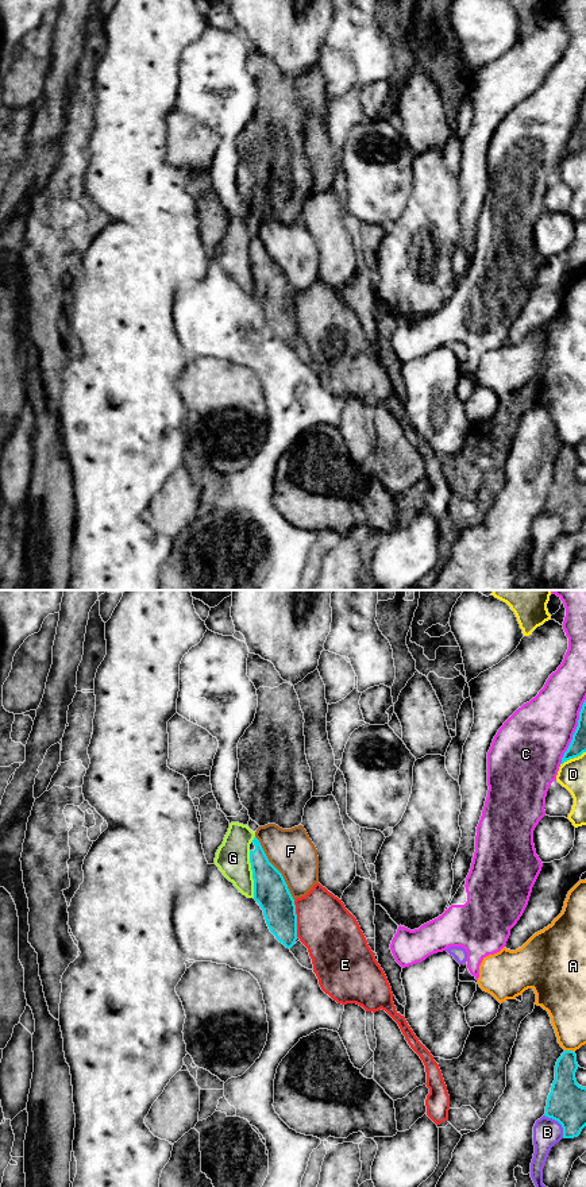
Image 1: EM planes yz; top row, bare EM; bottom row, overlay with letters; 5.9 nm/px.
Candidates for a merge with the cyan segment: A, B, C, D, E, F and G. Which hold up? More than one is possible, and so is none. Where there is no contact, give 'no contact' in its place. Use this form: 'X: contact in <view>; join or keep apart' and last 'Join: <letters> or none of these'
A: contact in yz; keep apart
B: contact in yz; keep apart
C: contact in yz; keep apart
D: contact in yz; keep apart
E: contact in yz; keep apart
F: contact in yz; keep apart
G: contact in yz; keep apart
Join: none of these

